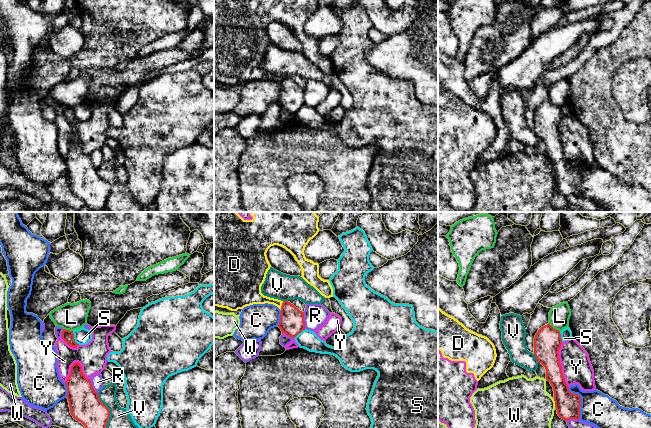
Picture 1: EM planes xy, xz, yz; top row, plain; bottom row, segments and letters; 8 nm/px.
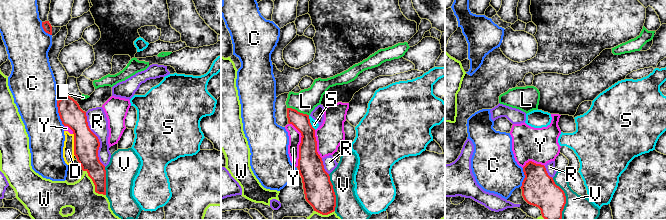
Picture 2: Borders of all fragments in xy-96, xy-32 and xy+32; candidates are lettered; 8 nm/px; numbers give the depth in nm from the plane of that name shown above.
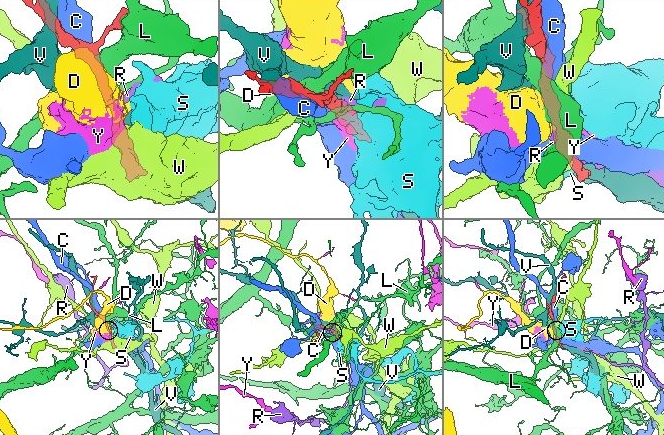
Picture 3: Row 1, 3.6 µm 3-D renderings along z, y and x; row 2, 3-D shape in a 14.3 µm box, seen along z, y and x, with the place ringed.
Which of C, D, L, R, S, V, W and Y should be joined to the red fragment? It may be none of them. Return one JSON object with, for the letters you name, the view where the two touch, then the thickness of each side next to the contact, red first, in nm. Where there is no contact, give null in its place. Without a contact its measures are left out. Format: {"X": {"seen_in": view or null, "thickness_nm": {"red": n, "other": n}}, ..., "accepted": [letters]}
{"accepted": []}

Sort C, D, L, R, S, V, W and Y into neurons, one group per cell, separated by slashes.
C / D Y / L / R / S / V / W

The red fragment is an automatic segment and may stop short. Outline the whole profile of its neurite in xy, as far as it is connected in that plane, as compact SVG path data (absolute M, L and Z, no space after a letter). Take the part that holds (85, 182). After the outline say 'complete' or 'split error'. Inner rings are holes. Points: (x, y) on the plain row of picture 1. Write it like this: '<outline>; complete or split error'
M75 138L71 142L70 151L65 160L70 189L73 194L81 198L86 206L94 211L104 209L110 187L100 177L90 155L83 150L80 139Z; complete

